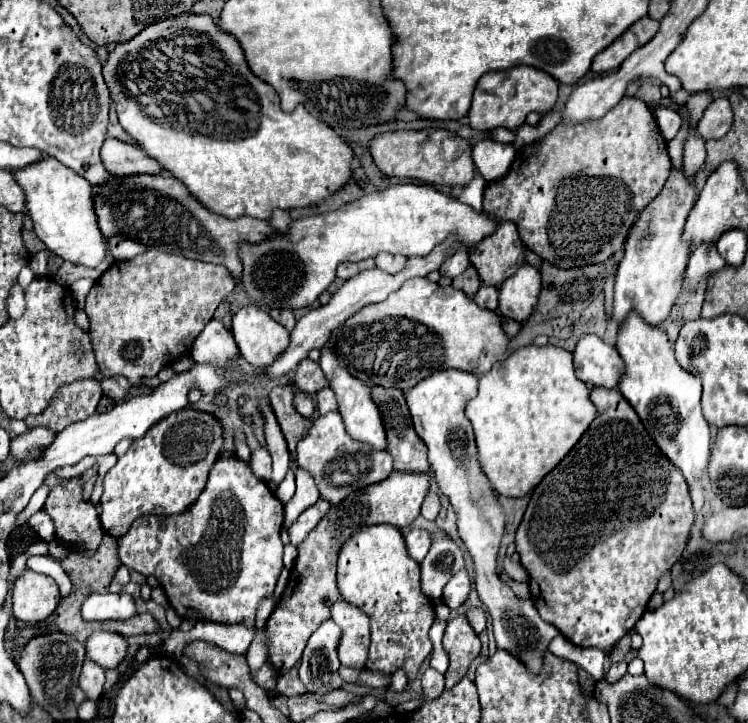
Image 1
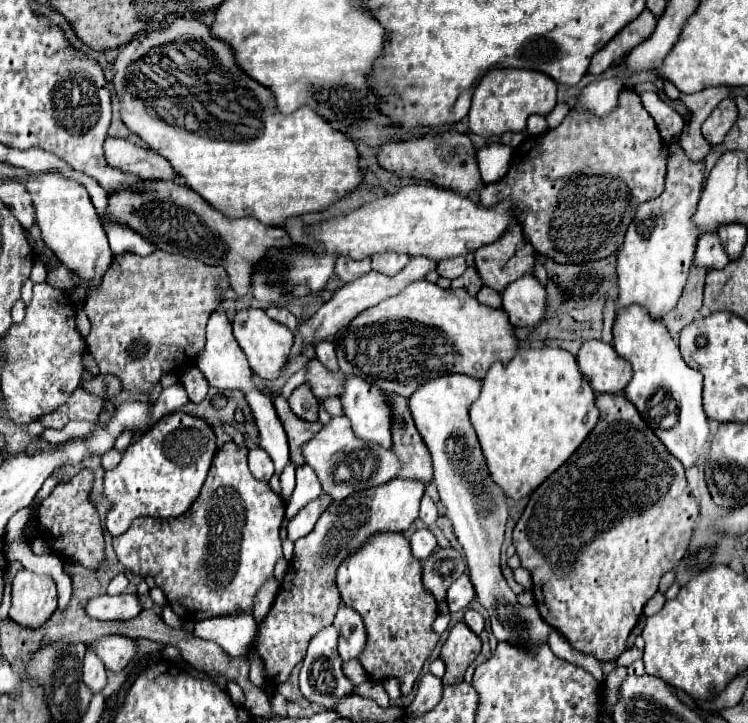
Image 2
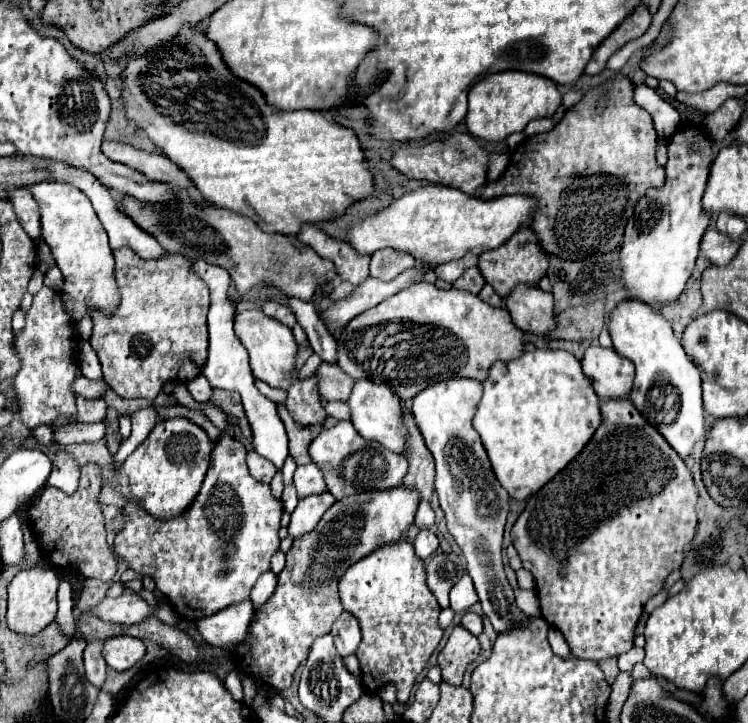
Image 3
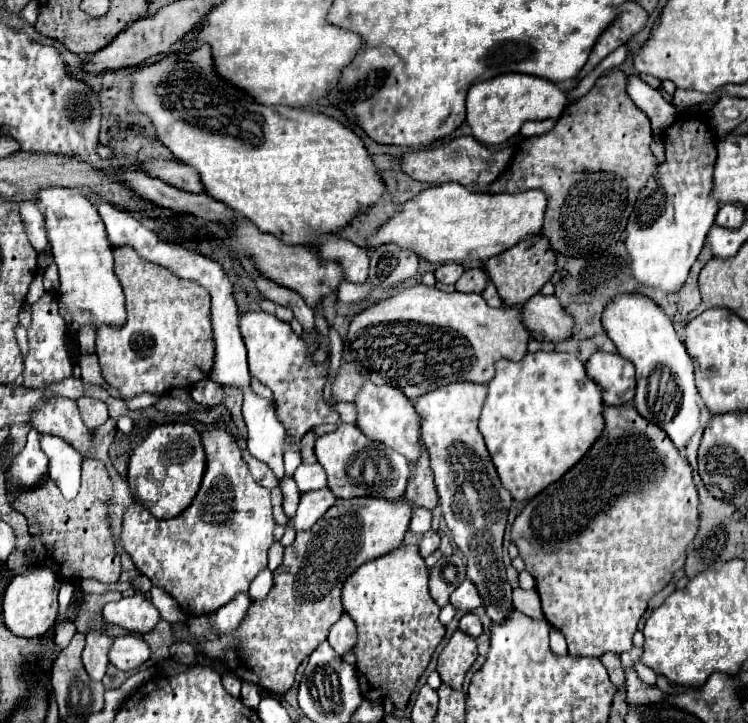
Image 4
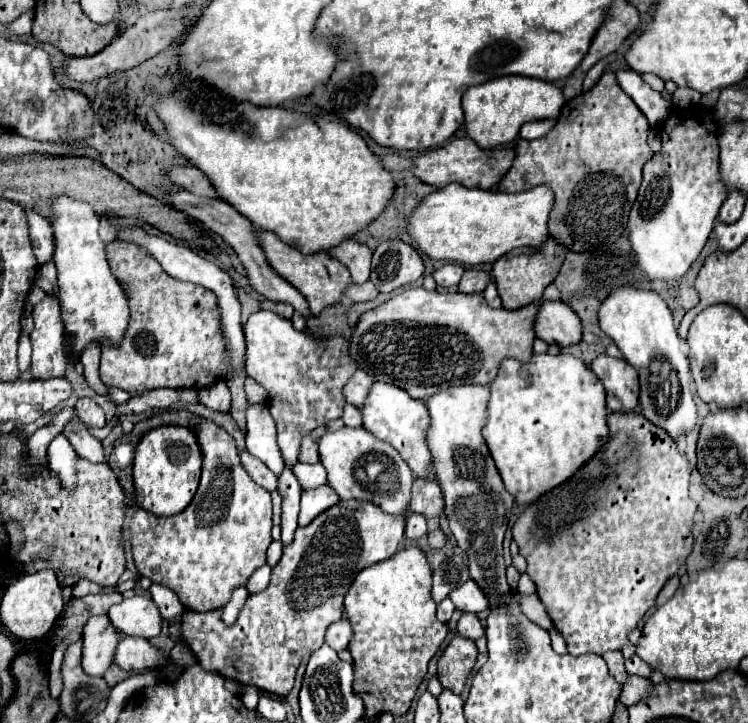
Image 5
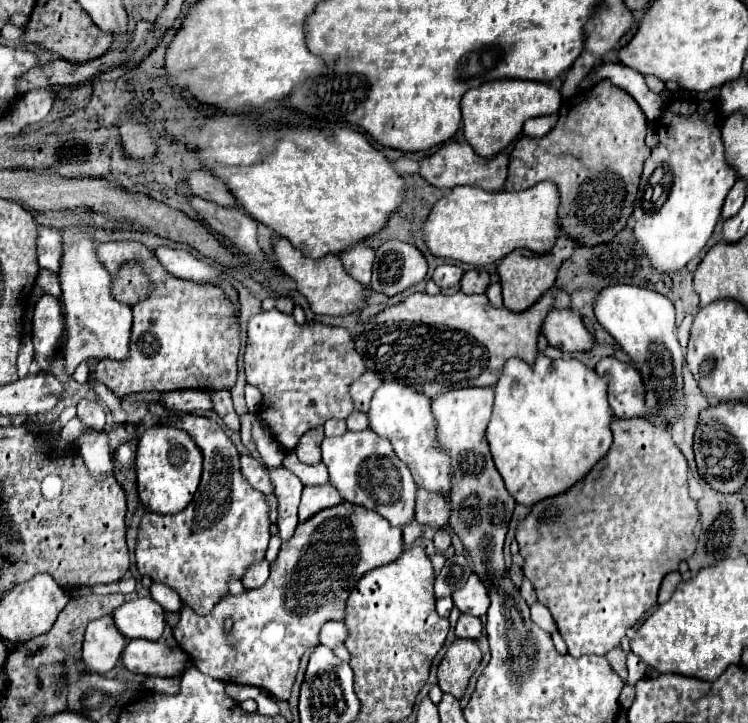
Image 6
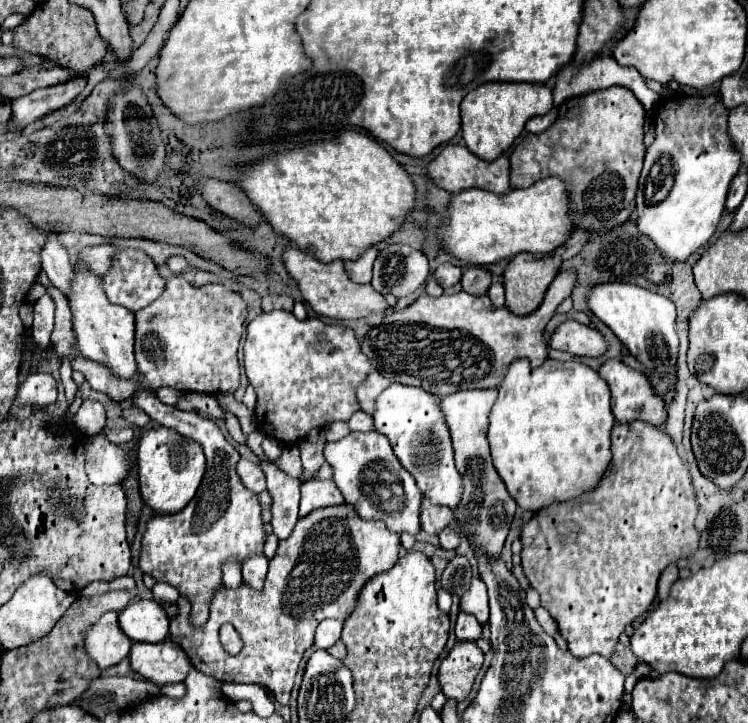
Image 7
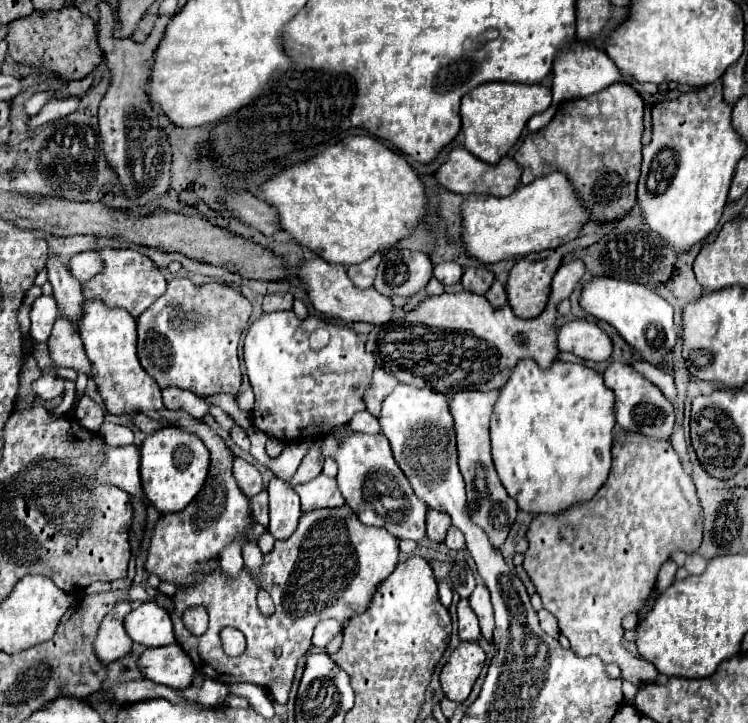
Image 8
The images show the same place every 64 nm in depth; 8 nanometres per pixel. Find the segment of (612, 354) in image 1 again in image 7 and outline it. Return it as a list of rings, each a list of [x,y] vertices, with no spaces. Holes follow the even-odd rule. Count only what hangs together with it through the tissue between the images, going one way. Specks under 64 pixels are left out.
[[[606,360],[606,362],[600,366],[598,374],[600,374],[600,376],[608,382],[608,386],[610,386],[610,392],[612,392],[612,412],[614,412],[614,416],[616,416],[618,422],[644,420],[644,422],[650,422],[650,424],[654,424],[654,426],[658,426],[658,428],[664,426],[664,420],[666,420],[666,404],[664,404],[660,398],[654,396],[652,386],[648,384],[648,378],[646,378],[642,372],[626,366],[626,364],[620,362],[620,360]]]

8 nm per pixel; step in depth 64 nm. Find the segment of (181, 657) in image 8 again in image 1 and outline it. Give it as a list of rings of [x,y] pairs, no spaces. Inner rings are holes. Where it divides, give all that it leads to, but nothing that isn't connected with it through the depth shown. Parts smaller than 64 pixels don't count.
[[[106,630],[90,634],[84,646],[86,646],[86,658],[94,660],[102,668],[116,668],[126,656],[128,648],[124,636]]]

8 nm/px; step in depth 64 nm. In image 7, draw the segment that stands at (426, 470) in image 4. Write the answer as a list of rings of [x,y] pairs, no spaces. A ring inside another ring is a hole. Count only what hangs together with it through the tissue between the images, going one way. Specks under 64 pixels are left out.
[[[422,498],[420,506],[420,524],[428,534],[438,534],[454,520],[454,512],[448,506],[438,506],[430,498]]]

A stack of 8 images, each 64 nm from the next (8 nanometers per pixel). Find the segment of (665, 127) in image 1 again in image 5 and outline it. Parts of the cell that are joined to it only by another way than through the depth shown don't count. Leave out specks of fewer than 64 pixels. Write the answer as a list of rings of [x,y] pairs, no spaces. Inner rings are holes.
[[[618,70],[616,72],[618,82],[622,84],[622,90],[634,100],[634,104],[644,112],[644,116],[648,118],[650,126],[658,126],[662,124],[668,116],[670,116],[670,102],[666,102],[662,98],[660,92],[654,92],[642,78],[638,72],[634,70]]]

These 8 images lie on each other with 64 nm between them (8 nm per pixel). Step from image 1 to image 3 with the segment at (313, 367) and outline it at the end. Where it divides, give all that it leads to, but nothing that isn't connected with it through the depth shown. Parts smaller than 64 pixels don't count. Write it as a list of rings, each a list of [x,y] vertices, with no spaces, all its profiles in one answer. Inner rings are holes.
[[[320,364],[316,370],[316,380],[318,380],[318,392],[320,398],[324,400],[348,400],[350,390],[352,390],[352,378],[342,372],[338,366],[330,364]]]

